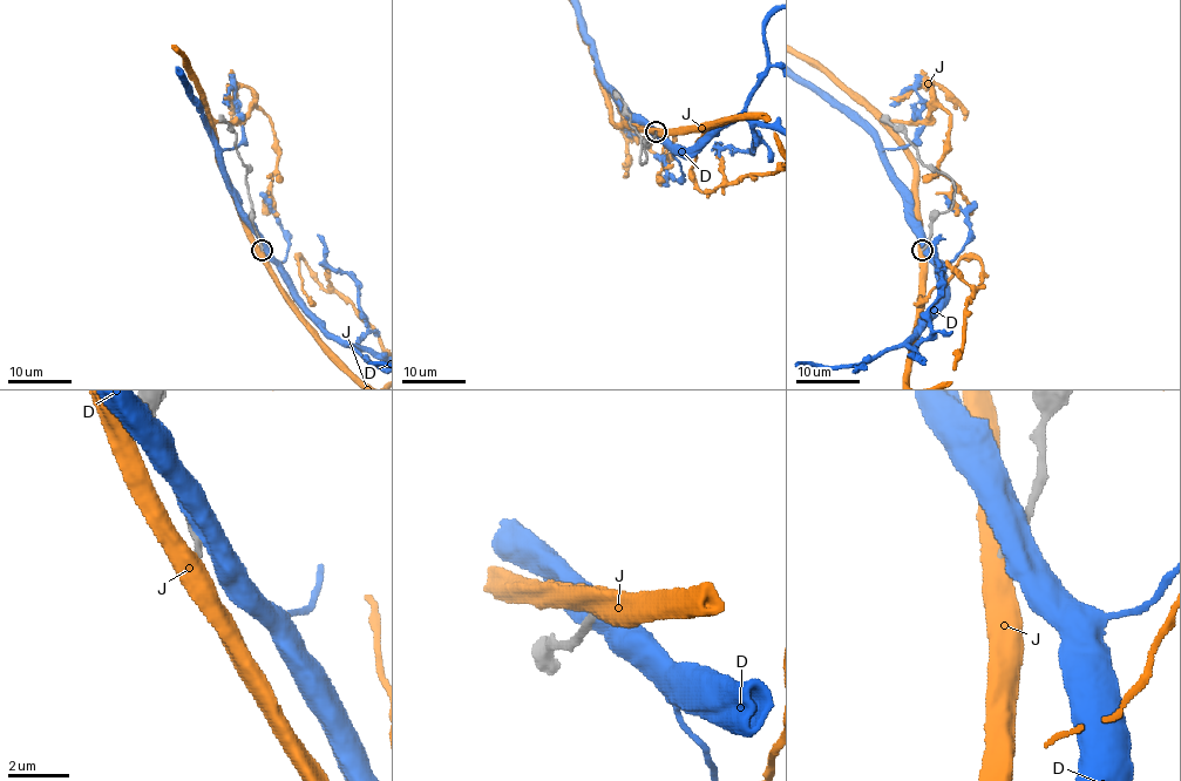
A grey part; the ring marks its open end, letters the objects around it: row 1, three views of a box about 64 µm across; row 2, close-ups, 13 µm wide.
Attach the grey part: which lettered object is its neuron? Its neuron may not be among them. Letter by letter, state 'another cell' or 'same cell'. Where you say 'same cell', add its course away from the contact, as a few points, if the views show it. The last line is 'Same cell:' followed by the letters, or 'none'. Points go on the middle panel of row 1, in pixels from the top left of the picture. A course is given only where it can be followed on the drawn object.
D: another cell
J: another cell
Same cell: none

